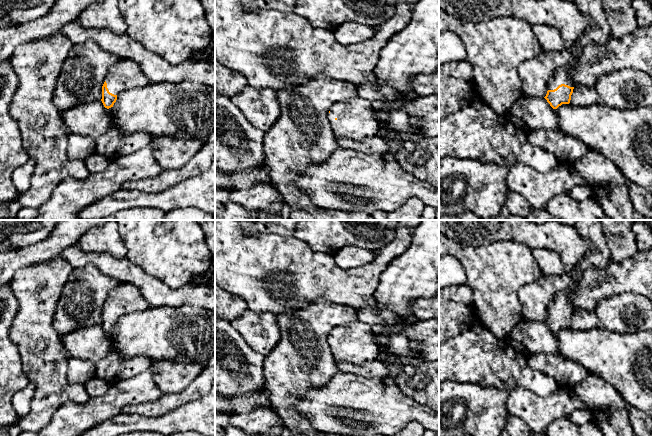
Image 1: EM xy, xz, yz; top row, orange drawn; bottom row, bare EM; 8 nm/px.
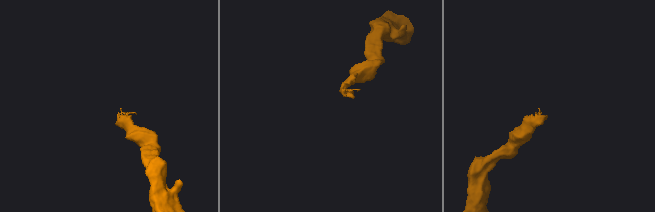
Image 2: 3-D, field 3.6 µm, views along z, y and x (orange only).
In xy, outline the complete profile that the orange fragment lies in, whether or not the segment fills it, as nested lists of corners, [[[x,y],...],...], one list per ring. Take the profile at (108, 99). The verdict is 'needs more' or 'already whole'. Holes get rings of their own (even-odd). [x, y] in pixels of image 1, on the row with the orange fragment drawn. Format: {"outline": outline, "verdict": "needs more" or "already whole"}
{"outline": [[[121,59],[111,65],[102,86],[102,103],[105,108],[113,107],[117,96],[130,88],[142,87],[150,83],[140,66],[133,60]]], "verdict": "needs more"}

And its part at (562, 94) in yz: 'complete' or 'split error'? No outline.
split error

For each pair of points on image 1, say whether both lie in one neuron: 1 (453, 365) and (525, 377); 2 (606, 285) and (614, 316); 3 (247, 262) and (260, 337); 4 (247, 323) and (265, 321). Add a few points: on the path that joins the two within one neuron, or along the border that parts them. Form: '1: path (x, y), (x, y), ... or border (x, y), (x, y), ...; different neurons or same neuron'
1: path (471, 365), (499, 365), (507, 368); same neuron
2: border (632, 292), (622, 292), (605, 297), (593, 310); different neurons
3: border (247, 309), (253, 312), (272, 312), (275, 315); different neurons
4: path (251, 322), (261, 321); same neuron

